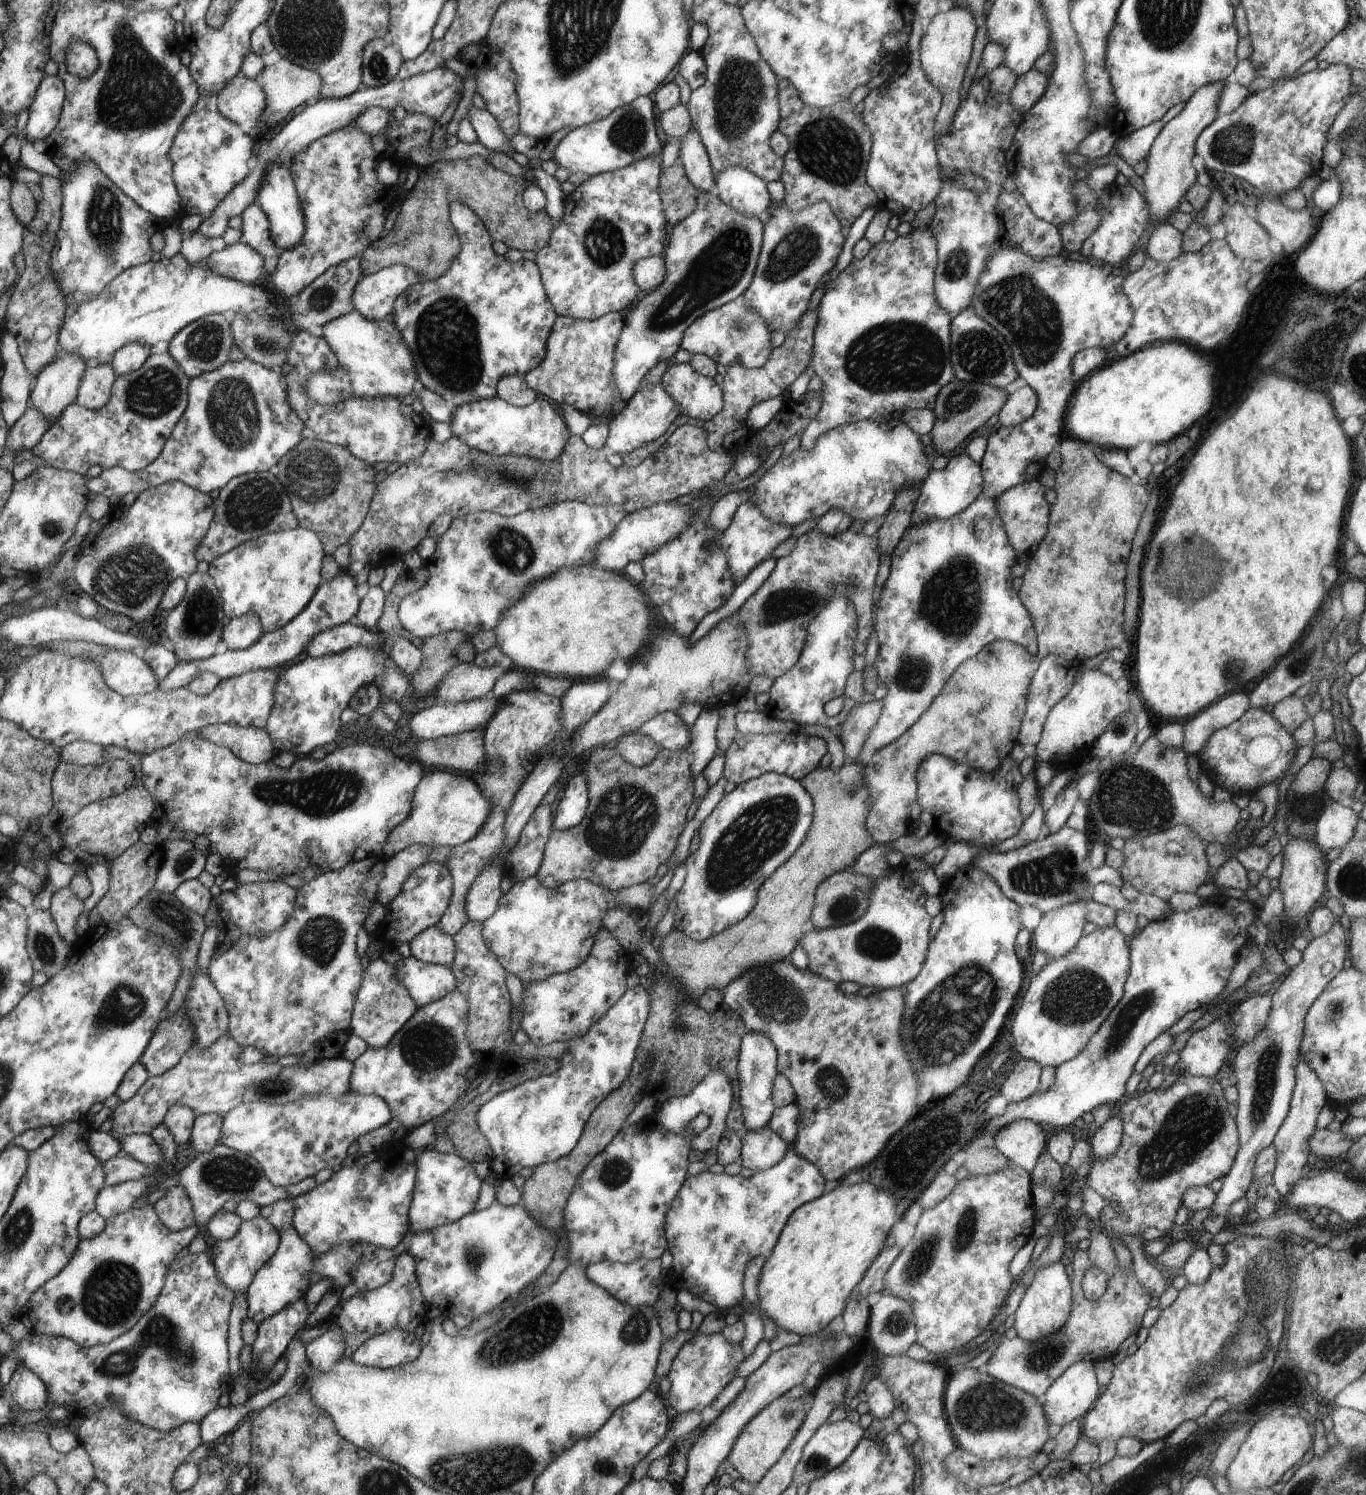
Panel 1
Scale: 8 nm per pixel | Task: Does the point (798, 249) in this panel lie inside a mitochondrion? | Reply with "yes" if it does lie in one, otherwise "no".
yes

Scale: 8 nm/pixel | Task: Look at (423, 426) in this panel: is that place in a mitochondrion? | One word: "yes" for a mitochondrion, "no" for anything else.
no

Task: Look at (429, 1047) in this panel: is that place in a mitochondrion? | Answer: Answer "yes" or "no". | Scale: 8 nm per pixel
yes

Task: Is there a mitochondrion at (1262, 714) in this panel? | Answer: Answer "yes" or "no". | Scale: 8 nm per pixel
no

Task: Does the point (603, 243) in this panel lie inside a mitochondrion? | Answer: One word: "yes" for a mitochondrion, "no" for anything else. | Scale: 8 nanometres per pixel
yes

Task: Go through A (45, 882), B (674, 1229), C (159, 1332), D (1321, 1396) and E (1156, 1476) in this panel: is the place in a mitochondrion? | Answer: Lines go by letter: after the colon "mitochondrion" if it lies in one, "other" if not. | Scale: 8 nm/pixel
A: other
B: other
C: mitochondrion
D: other
E: other

